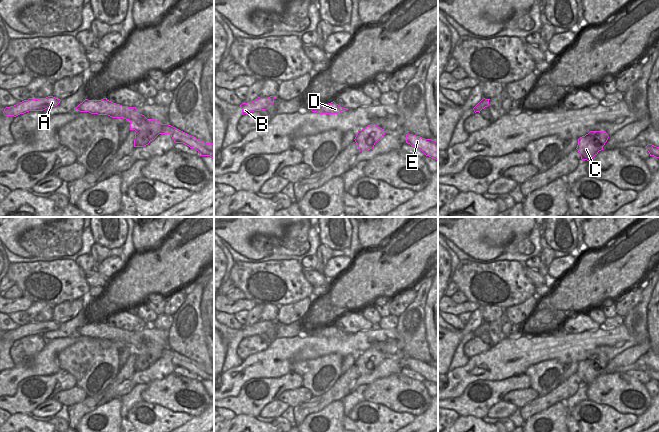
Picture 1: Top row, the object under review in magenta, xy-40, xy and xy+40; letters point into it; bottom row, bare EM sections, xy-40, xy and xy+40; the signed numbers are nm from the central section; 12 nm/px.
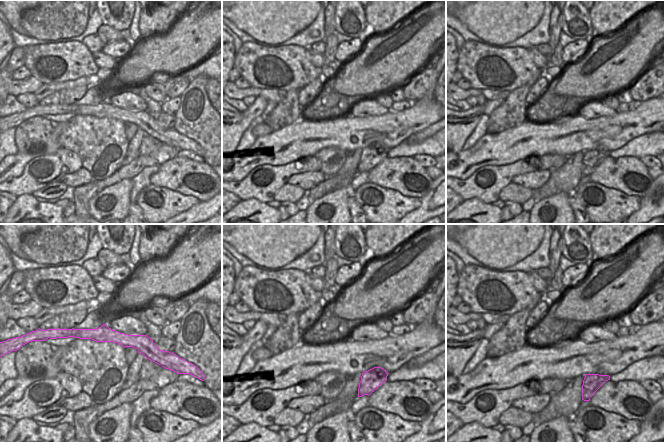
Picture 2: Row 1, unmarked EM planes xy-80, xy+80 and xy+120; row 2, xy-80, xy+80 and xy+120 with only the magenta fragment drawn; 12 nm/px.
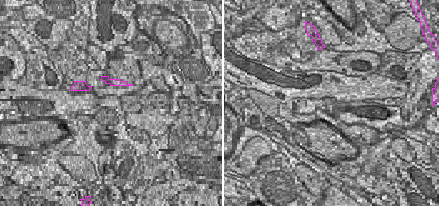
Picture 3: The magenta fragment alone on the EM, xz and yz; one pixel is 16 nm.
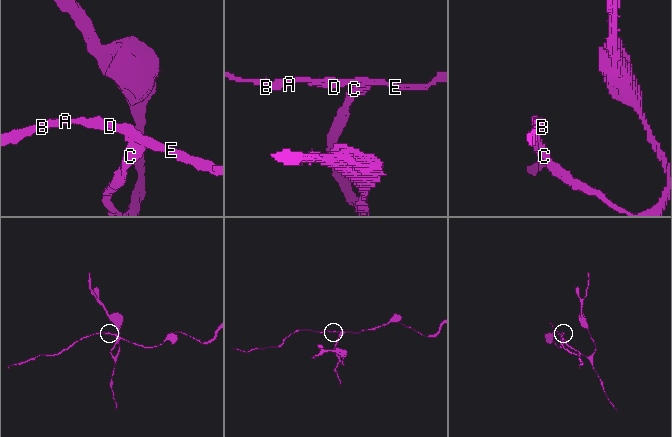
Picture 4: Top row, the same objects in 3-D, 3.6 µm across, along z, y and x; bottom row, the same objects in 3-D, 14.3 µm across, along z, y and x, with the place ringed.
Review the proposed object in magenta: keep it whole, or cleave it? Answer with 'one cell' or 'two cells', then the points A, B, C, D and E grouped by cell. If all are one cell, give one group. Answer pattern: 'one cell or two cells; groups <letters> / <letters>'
two cells; groups A B D E / C

